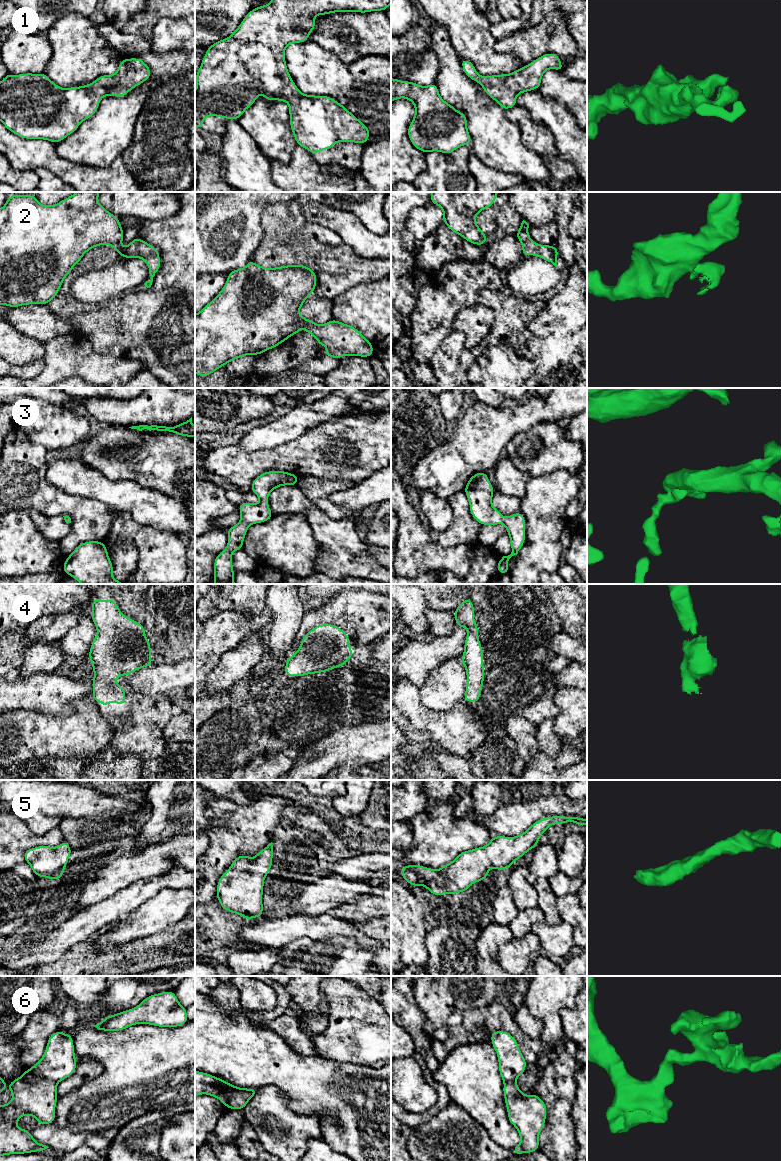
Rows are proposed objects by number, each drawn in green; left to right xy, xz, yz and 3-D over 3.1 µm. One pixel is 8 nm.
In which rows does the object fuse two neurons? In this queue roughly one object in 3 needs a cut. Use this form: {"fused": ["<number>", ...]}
{"fused": ["2", "6"]}

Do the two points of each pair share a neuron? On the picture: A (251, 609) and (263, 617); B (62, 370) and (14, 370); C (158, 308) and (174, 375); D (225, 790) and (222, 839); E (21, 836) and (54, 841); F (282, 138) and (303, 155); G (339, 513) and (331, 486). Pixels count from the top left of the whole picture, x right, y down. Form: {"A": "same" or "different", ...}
{"A": "different", "B": "different", "C": "same", "D": "different", "E": "same", "F": "different", "G": "same"}

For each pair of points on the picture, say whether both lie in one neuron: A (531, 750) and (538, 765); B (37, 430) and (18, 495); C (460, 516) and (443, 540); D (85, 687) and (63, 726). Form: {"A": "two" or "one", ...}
{"A": "two", "B": "two", "C": "one", "D": "two"}

